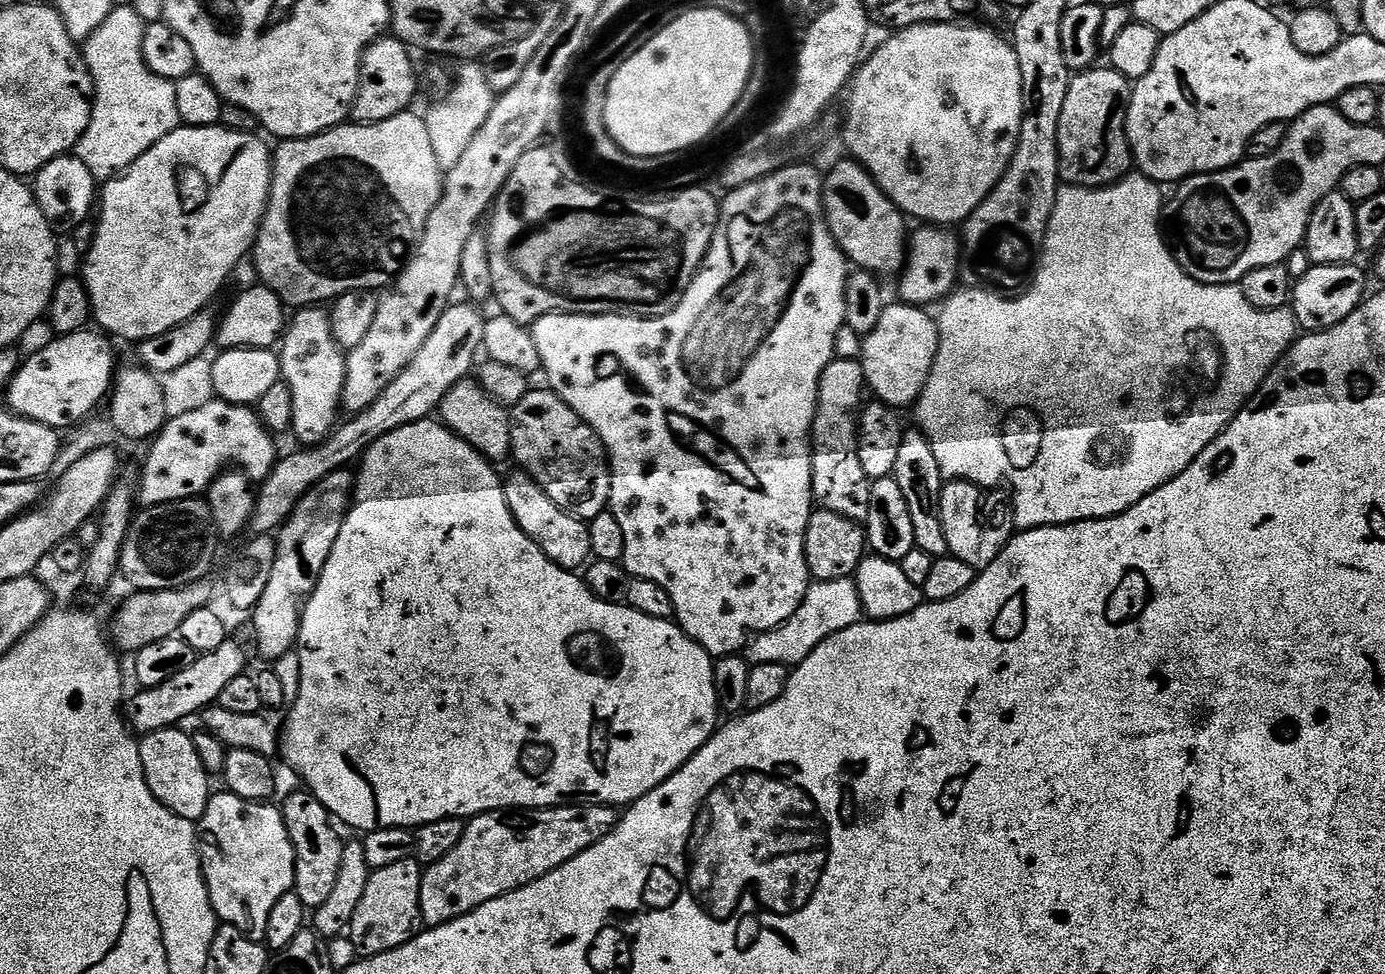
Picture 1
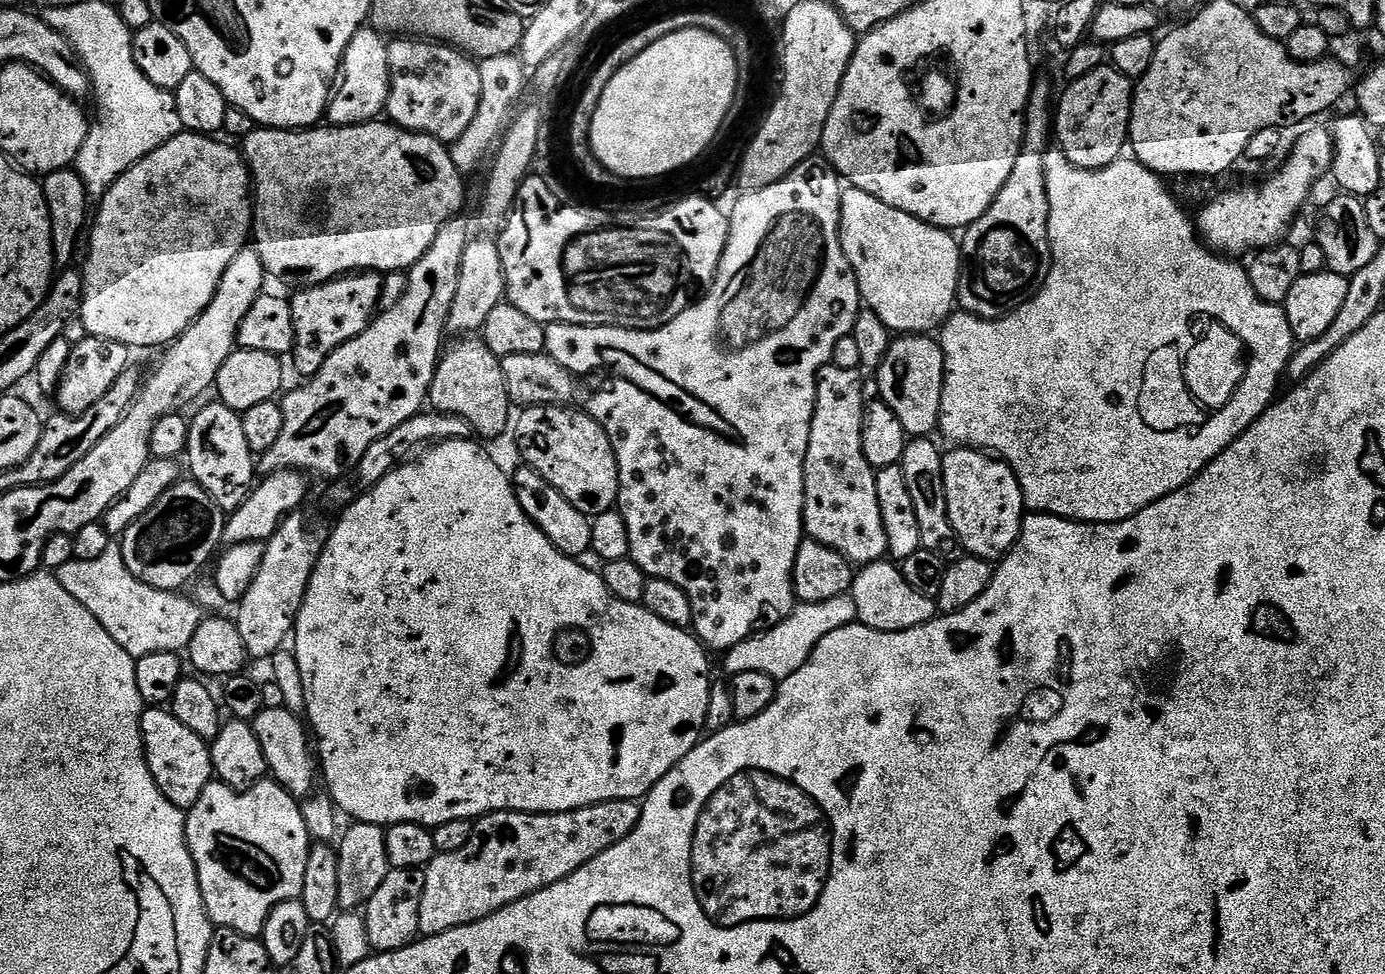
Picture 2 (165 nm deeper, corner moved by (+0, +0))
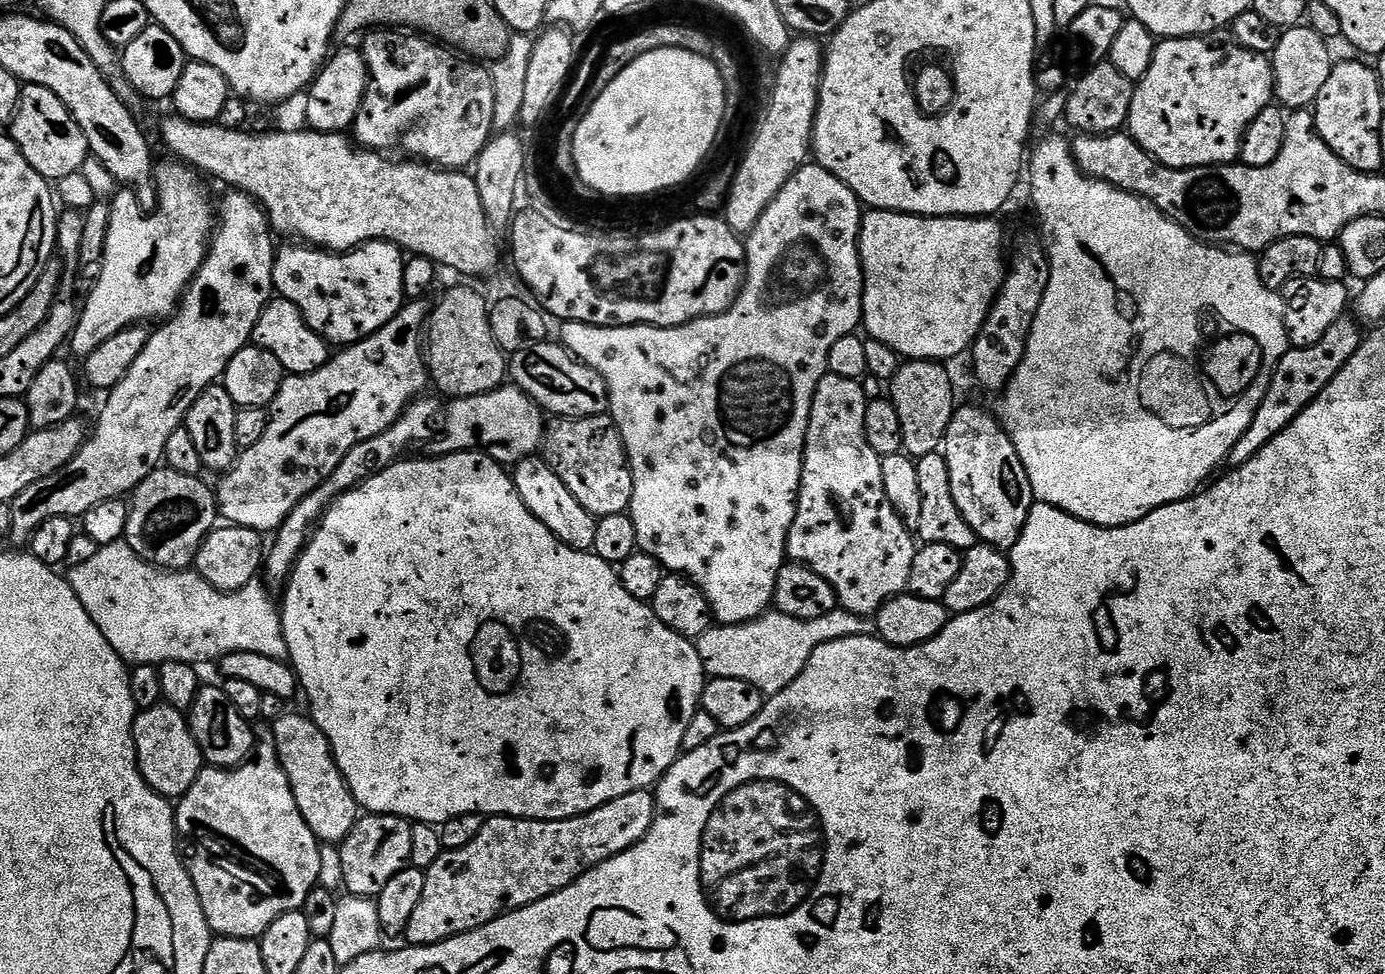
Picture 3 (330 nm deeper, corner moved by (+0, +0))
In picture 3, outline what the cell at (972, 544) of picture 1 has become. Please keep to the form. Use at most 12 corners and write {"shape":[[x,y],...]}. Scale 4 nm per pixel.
{"shape":[[961,405],[942,454],[977,541],[1020,541],[1034,497],[993,413]]}

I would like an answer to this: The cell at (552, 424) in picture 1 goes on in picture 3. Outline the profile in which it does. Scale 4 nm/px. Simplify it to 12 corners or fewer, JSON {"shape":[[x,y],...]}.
{"shape":[[611,415],[560,418],[542,456],[594,517],[632,507]]}

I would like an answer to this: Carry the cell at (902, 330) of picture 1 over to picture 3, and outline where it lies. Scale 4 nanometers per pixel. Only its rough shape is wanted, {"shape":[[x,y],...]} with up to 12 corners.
{"shape":[[934,360],[901,363],[890,399],[903,451],[941,451],[952,376]]}

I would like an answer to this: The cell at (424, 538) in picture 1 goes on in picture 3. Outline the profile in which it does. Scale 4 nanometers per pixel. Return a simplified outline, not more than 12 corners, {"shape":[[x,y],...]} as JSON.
{"shape":[[485,452],[282,589],[365,813],[651,789],[706,673]]}

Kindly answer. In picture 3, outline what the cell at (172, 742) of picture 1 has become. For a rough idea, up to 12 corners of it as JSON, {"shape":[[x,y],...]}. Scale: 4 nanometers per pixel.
{"shape":[[161,702],[132,733],[144,781],[187,794],[206,767],[187,715]]}

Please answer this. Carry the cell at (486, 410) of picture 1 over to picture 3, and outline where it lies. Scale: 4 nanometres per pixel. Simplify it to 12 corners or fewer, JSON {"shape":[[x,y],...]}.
{"shape":[[450,289],[431,309],[431,387],[461,400],[510,372],[489,301]]}

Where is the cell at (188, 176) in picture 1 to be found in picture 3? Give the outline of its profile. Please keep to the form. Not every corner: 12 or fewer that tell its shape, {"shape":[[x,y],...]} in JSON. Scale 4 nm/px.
{"shape":[[155,165],[151,214],[110,201],[102,274],[79,309],[79,358],[167,320],[208,257],[214,200]]}

